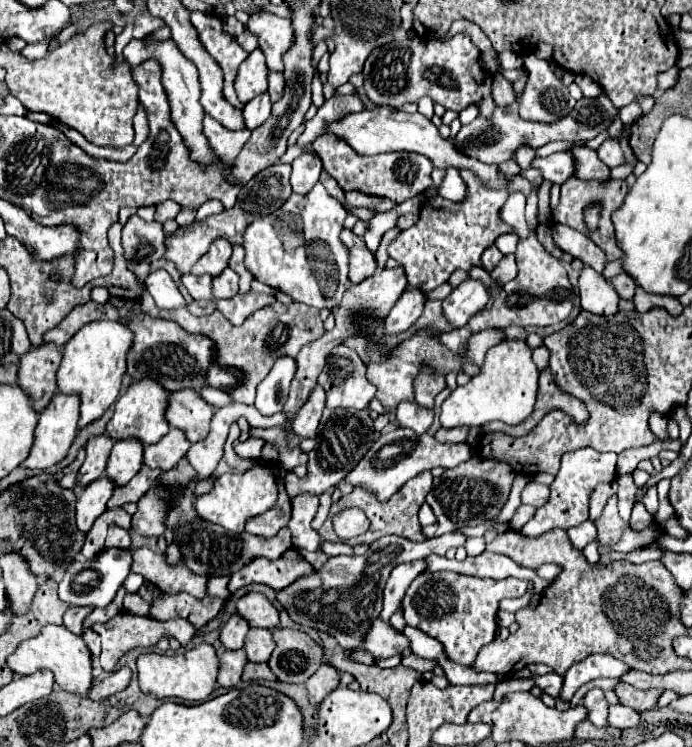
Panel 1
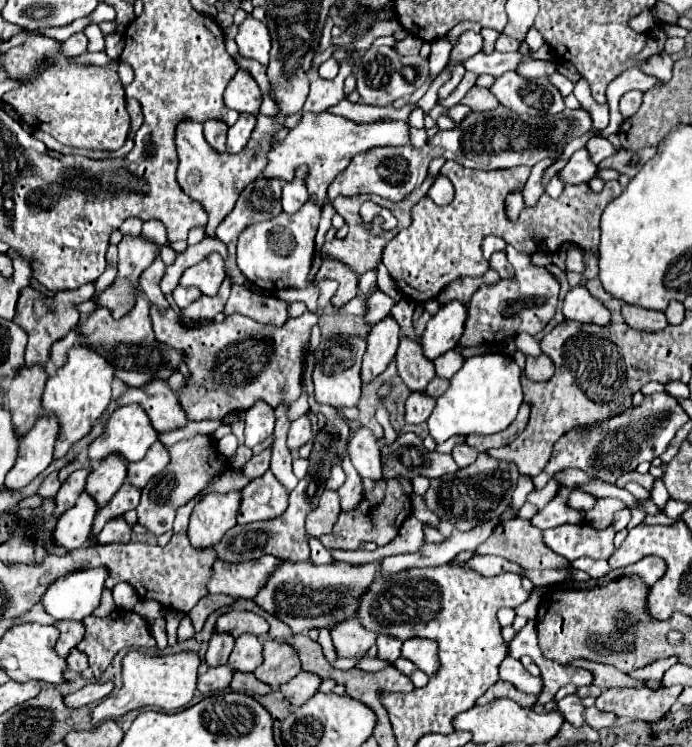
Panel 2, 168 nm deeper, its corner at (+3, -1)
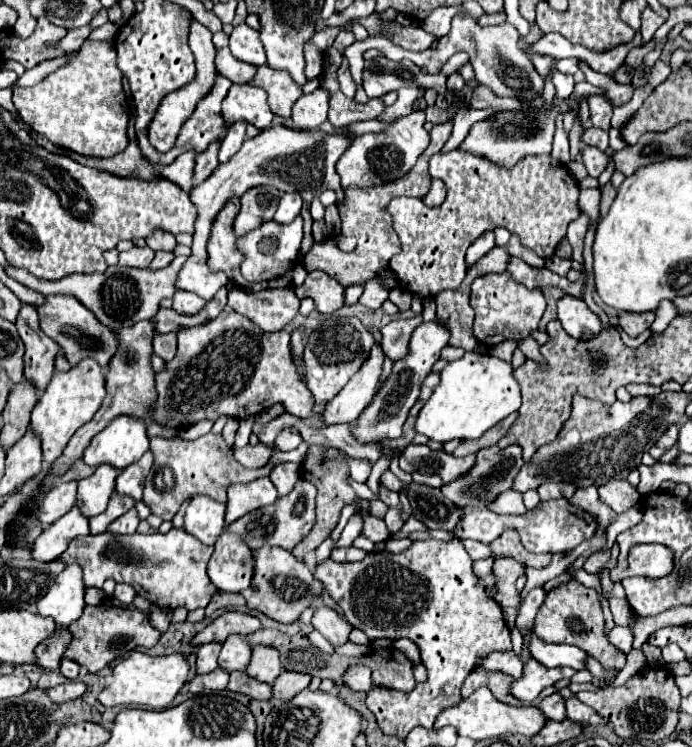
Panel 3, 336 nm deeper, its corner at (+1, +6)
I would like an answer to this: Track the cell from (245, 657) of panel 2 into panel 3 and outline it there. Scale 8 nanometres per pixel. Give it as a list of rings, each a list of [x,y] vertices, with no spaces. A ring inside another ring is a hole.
[[[230,635],[224,643],[222,643],[222,651],[218,657],[218,665],[232,673],[232,671],[244,671],[250,663],[250,651],[252,647],[246,643],[246,637],[240,635]]]

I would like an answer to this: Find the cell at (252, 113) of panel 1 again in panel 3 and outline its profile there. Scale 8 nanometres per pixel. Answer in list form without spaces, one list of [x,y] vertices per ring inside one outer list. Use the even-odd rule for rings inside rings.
[[[234,123],[234,127],[228,129],[226,139],[222,141],[220,151],[218,151],[218,161],[220,163],[230,161],[230,157],[238,153],[238,149],[242,147],[242,141],[244,141],[244,133],[246,133],[246,123]]]

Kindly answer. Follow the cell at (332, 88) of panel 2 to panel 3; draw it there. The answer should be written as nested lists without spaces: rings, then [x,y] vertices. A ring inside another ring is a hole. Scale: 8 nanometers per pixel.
[[[316,89],[310,95],[302,95],[292,107],[292,121],[298,129],[318,129],[326,121],[328,99],[326,91]]]

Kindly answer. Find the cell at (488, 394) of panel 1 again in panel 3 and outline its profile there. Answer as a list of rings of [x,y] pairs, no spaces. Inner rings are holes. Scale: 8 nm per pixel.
[[[464,353],[462,359],[448,363],[440,373],[440,383],[434,389],[430,401],[426,403],[414,423],[414,431],[426,435],[432,441],[452,441],[452,439],[476,439],[482,437],[490,427],[518,411],[520,407],[520,387],[512,377],[512,365],[500,361],[492,355]]]

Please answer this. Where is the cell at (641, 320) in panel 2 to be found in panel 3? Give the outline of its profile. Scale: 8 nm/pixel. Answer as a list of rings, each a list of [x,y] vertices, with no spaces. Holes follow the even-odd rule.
[[[620,313],[620,327],[630,335],[630,337],[638,337],[642,331],[650,329],[652,321],[654,321],[654,313],[642,313],[642,315],[634,315],[634,313]]]

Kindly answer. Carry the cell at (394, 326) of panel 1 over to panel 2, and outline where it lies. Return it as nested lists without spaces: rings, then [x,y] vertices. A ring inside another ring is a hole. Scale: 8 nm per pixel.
[[[390,314],[382,322],[378,322],[366,336],[366,342],[368,348],[362,364],[362,382],[368,382],[382,374],[390,360],[396,356],[400,344],[400,326],[396,318]]]

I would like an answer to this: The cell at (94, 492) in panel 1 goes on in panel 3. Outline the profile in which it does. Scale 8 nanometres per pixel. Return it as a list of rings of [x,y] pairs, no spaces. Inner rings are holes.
[[[72,507],[58,523],[52,523],[46,527],[40,537],[32,543],[32,559],[36,561],[54,561],[58,559],[72,539],[88,535],[88,519],[78,511],[78,507]]]

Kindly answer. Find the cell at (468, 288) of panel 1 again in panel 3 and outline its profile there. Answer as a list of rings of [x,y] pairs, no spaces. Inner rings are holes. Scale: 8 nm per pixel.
[[[438,321],[422,323],[416,327],[416,331],[412,333],[406,357],[394,361],[394,367],[392,367],[392,373],[388,375],[388,379],[380,385],[378,393],[372,397],[372,401],[360,413],[360,417],[354,423],[350,423],[350,435],[358,443],[368,445],[368,443],[376,443],[382,439],[396,439],[402,435],[402,425],[408,417],[408,411],[418,401],[420,385],[426,379],[426,375],[432,371],[432,365],[440,359],[440,349],[444,345],[448,345],[448,333],[442,327],[442,323],[438,323]]]

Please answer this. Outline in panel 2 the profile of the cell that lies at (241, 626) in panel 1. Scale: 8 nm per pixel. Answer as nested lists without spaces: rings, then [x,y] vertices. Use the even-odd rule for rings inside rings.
[[[214,632],[208,652],[206,652],[206,662],[210,666],[220,666],[226,664],[230,654],[232,654],[232,646],[234,646],[234,636],[228,632]]]

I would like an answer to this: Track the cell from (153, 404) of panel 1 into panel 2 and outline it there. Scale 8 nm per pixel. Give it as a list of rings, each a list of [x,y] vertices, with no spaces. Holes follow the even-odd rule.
[[[126,404],[112,412],[104,432],[90,444],[88,454],[90,460],[102,460],[112,452],[120,452],[128,462],[138,462],[156,440],[158,432],[144,408],[140,404]]]

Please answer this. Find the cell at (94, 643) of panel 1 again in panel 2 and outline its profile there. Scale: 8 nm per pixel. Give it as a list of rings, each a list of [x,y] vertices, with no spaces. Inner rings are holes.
[[[74,648],[74,650],[68,654],[66,662],[68,662],[68,668],[70,668],[70,670],[76,670],[76,672],[82,672],[82,670],[88,668],[88,656],[86,656],[84,652],[80,652],[78,648]]]

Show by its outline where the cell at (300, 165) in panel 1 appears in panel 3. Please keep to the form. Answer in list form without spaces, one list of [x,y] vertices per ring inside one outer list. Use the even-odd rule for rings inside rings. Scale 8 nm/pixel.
[[[284,193],[278,211],[274,215],[274,221],[280,225],[288,225],[300,215],[300,209],[302,209],[302,197],[298,193]]]

